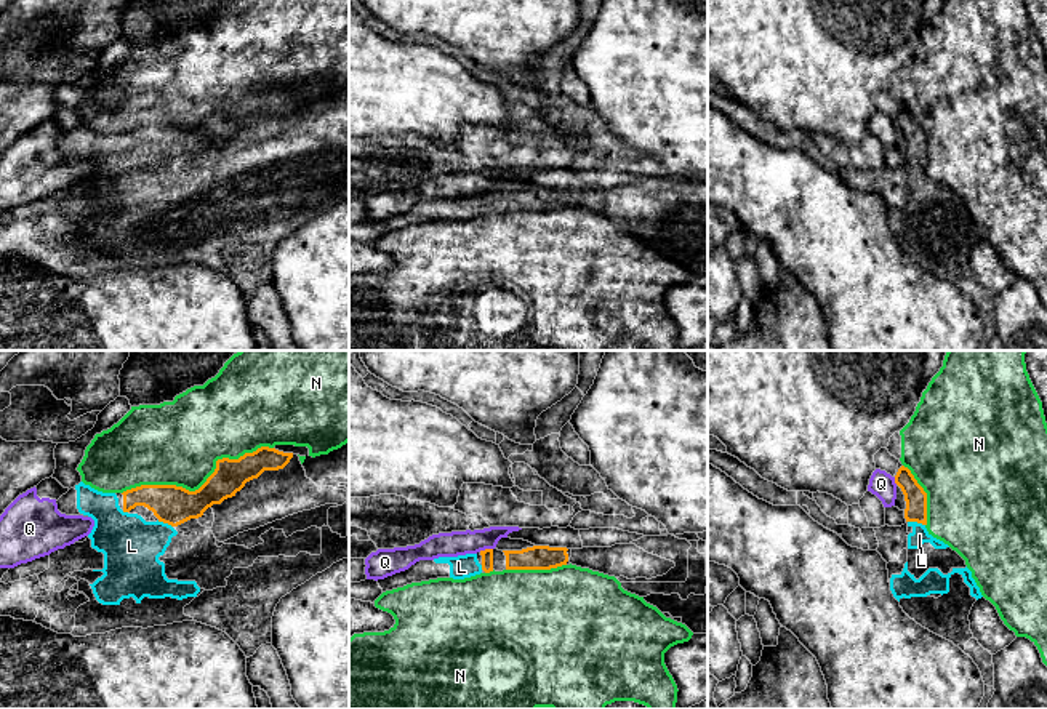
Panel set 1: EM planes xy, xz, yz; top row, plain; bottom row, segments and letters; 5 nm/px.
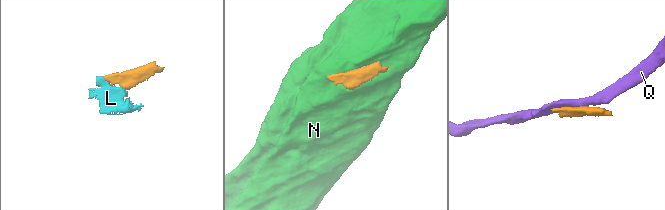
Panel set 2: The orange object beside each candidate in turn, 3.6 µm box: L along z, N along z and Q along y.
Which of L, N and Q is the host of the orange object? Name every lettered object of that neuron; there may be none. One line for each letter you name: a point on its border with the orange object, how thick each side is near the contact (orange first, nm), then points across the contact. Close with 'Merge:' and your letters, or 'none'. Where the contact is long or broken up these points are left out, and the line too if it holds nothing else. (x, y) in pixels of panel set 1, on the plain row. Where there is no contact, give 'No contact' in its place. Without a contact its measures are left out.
L: Touches orange at yz (916, 162). Thickness 110 nm (orange) against 90 nm
Merge: L

